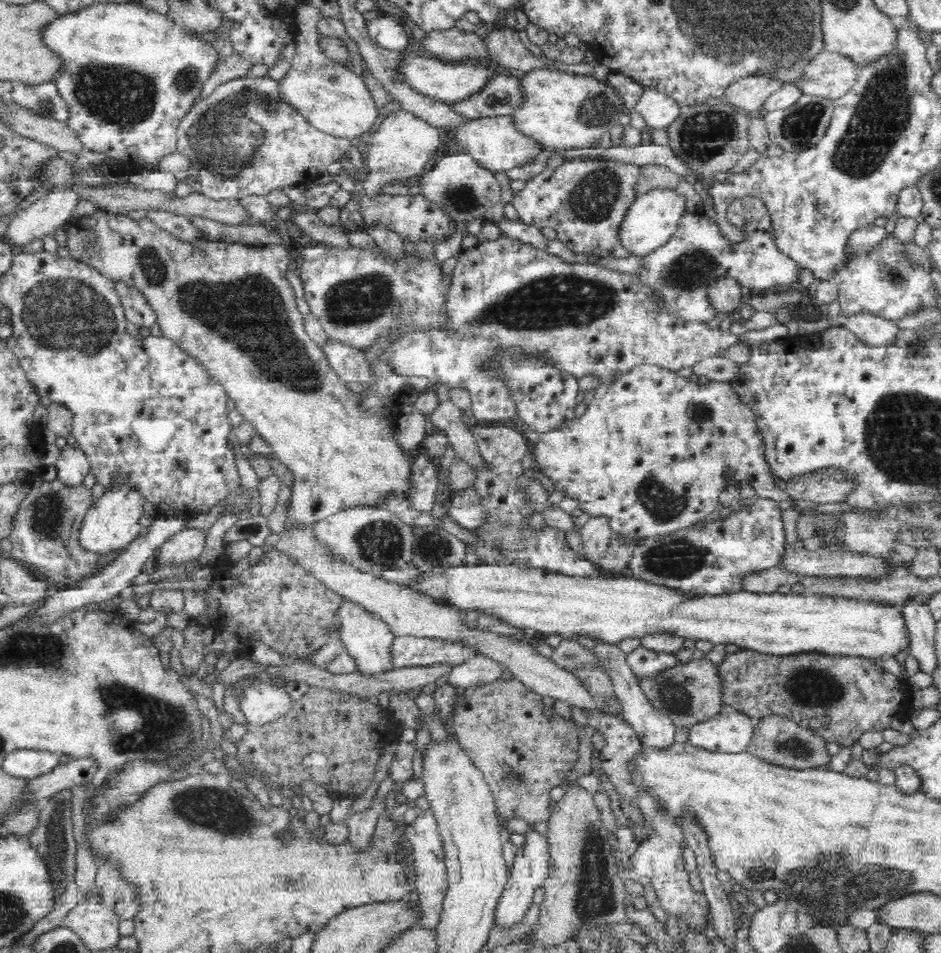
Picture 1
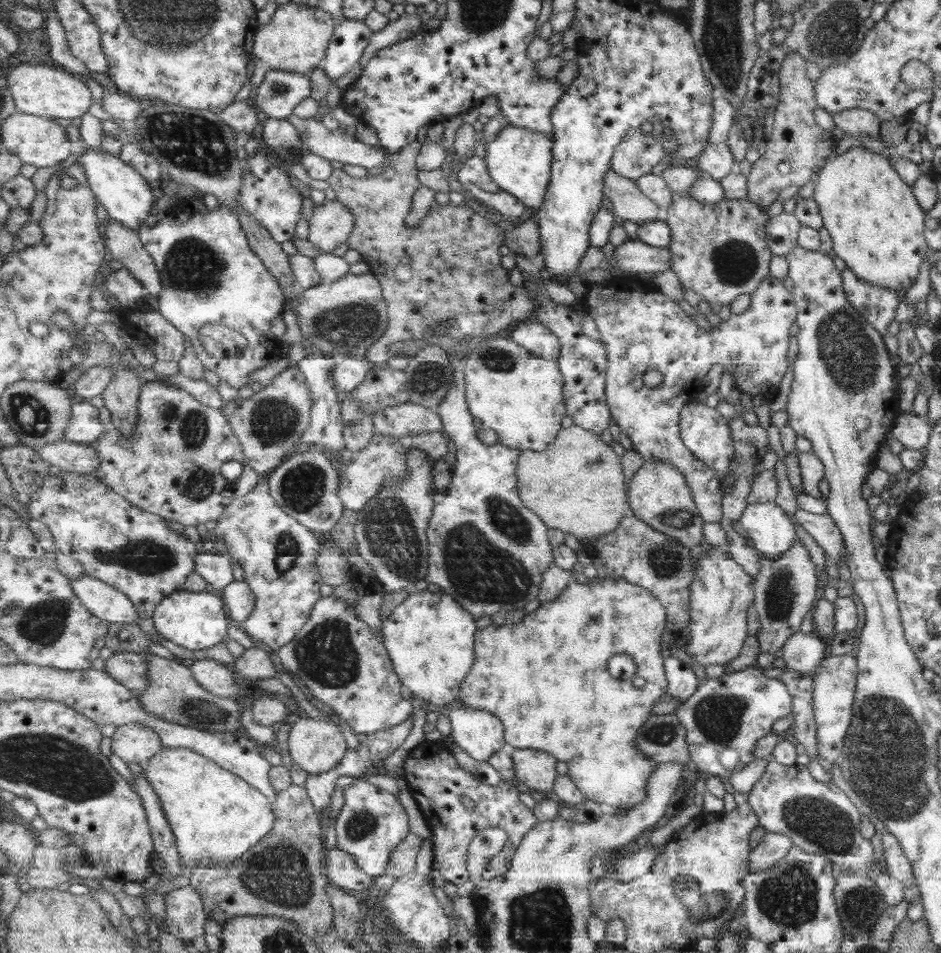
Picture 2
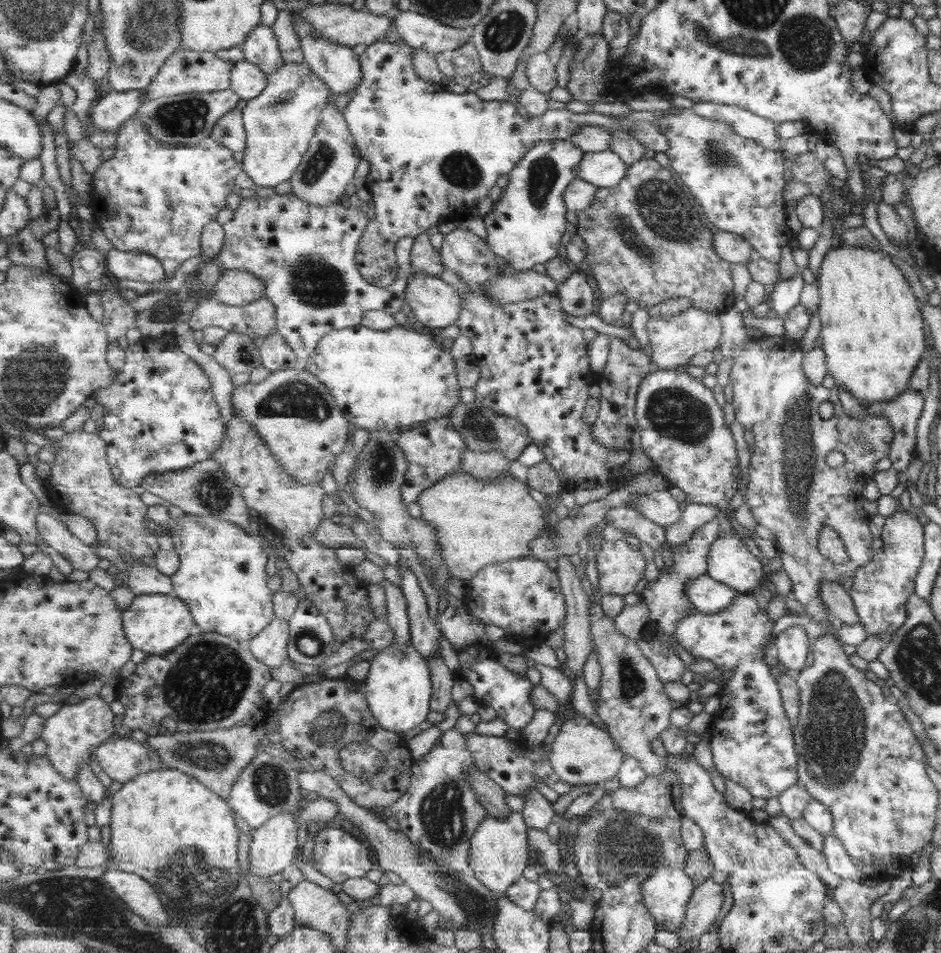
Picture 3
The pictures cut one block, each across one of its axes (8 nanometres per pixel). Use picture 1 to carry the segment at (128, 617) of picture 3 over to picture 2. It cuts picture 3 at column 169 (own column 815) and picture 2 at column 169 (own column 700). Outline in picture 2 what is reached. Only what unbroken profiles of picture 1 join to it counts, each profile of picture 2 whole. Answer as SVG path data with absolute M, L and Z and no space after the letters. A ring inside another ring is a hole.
M177 591L157 606L152 620L155 629L164 639L193 651L221 645L228 638L227 629L230 628L225 602L219 596L207 592Z

